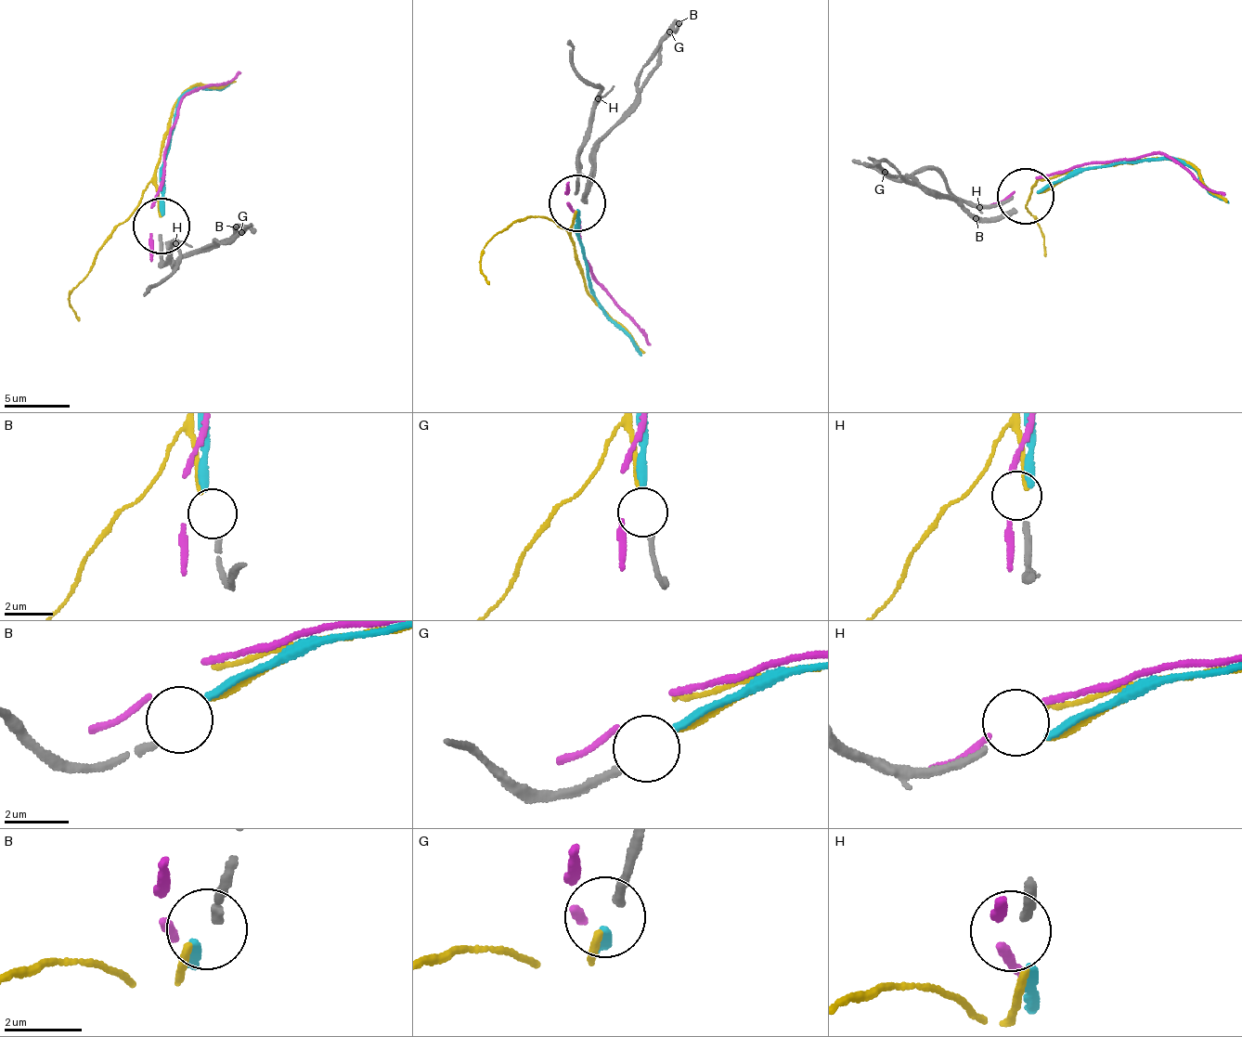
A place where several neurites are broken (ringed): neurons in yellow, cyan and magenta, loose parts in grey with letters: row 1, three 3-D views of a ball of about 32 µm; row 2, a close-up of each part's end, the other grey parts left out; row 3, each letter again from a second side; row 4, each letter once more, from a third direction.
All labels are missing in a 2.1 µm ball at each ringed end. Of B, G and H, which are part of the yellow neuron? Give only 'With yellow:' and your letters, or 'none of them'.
With yellow: G

